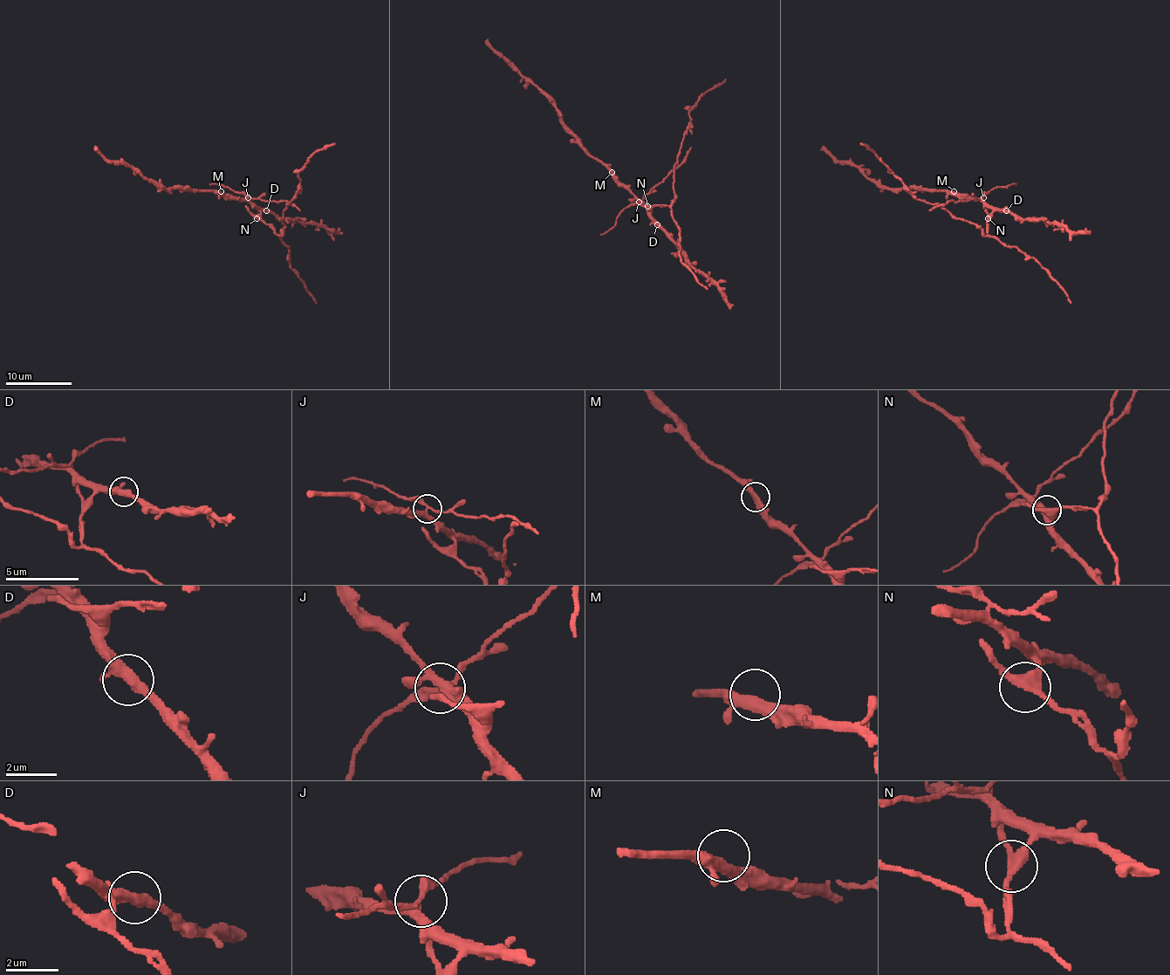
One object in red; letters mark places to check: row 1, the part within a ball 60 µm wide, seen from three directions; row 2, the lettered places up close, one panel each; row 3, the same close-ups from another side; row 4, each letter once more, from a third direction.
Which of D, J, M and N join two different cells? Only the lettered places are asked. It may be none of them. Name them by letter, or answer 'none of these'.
J, N

